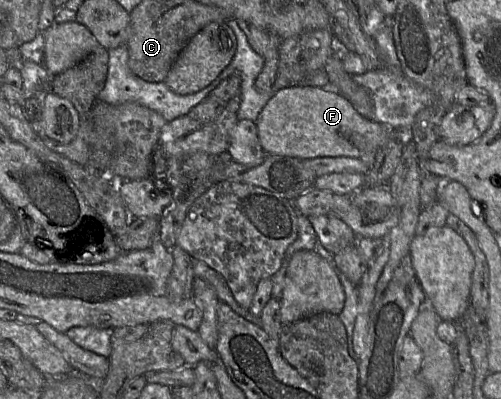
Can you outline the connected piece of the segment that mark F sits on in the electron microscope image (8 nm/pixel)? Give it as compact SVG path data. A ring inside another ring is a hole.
M309 85L277 89L260 112L257 120L260 143L267 155L283 155L309 160L320 157L352 157L370 160L391 138L400 136L405 145L412 141L410 129L396 129L361 116L341 94Z

